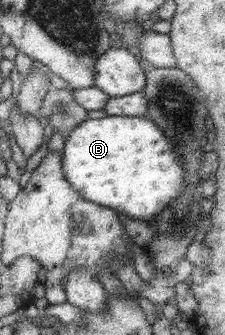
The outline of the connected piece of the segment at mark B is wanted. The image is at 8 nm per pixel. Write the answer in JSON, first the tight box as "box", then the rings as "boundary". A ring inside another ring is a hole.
{"box":[65,117,185,219],"boundary":[[[147,117],[86,119],[65,139],[65,180],[86,201],[109,207],[120,217],[152,219],[185,188],[185,167],[166,134]]]}

